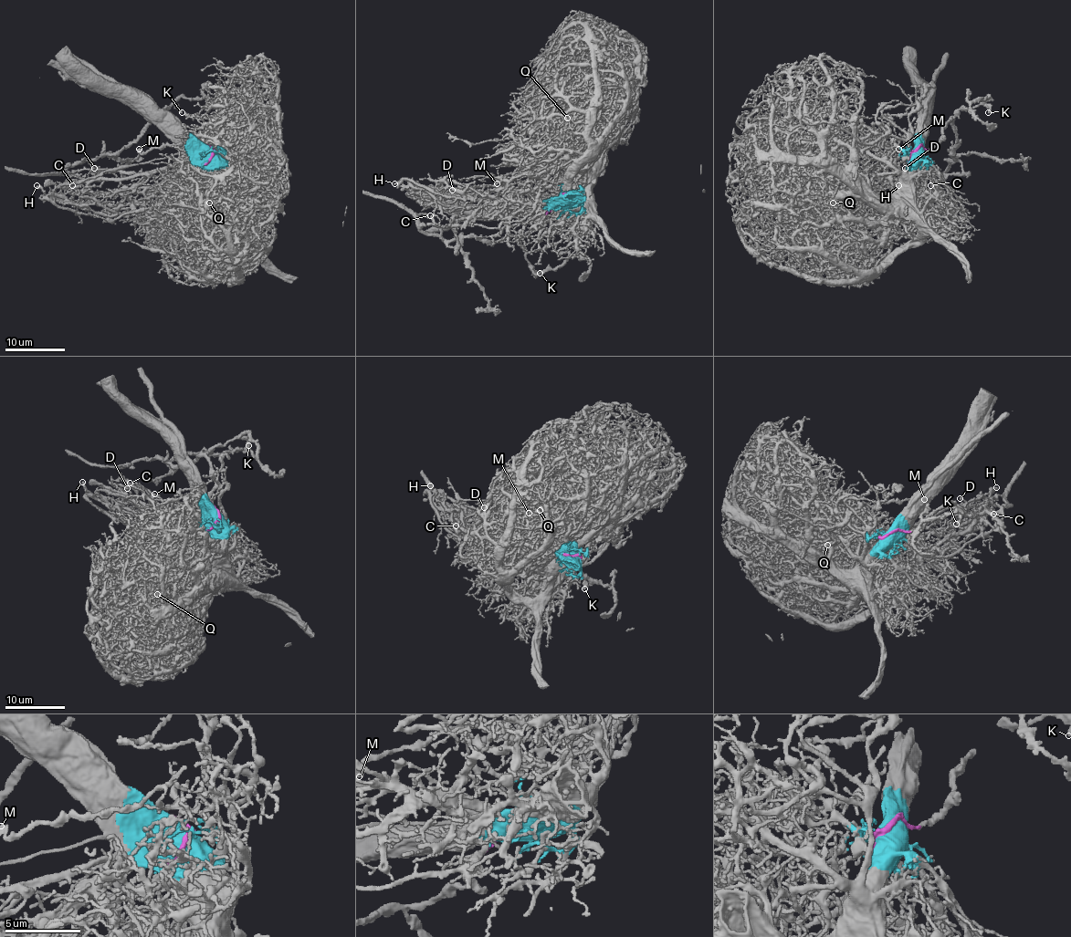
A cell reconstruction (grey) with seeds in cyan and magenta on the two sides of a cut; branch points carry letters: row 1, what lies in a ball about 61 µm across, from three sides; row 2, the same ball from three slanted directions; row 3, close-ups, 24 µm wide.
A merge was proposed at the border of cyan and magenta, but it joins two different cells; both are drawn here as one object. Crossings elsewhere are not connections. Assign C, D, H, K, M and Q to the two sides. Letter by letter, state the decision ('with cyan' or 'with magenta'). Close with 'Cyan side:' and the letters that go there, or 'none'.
C: with cyan
D: with cyan
H: with cyan
K: with magenta
M: with cyan
Q: with cyan
Cyan side: C, D, H, M, Q

